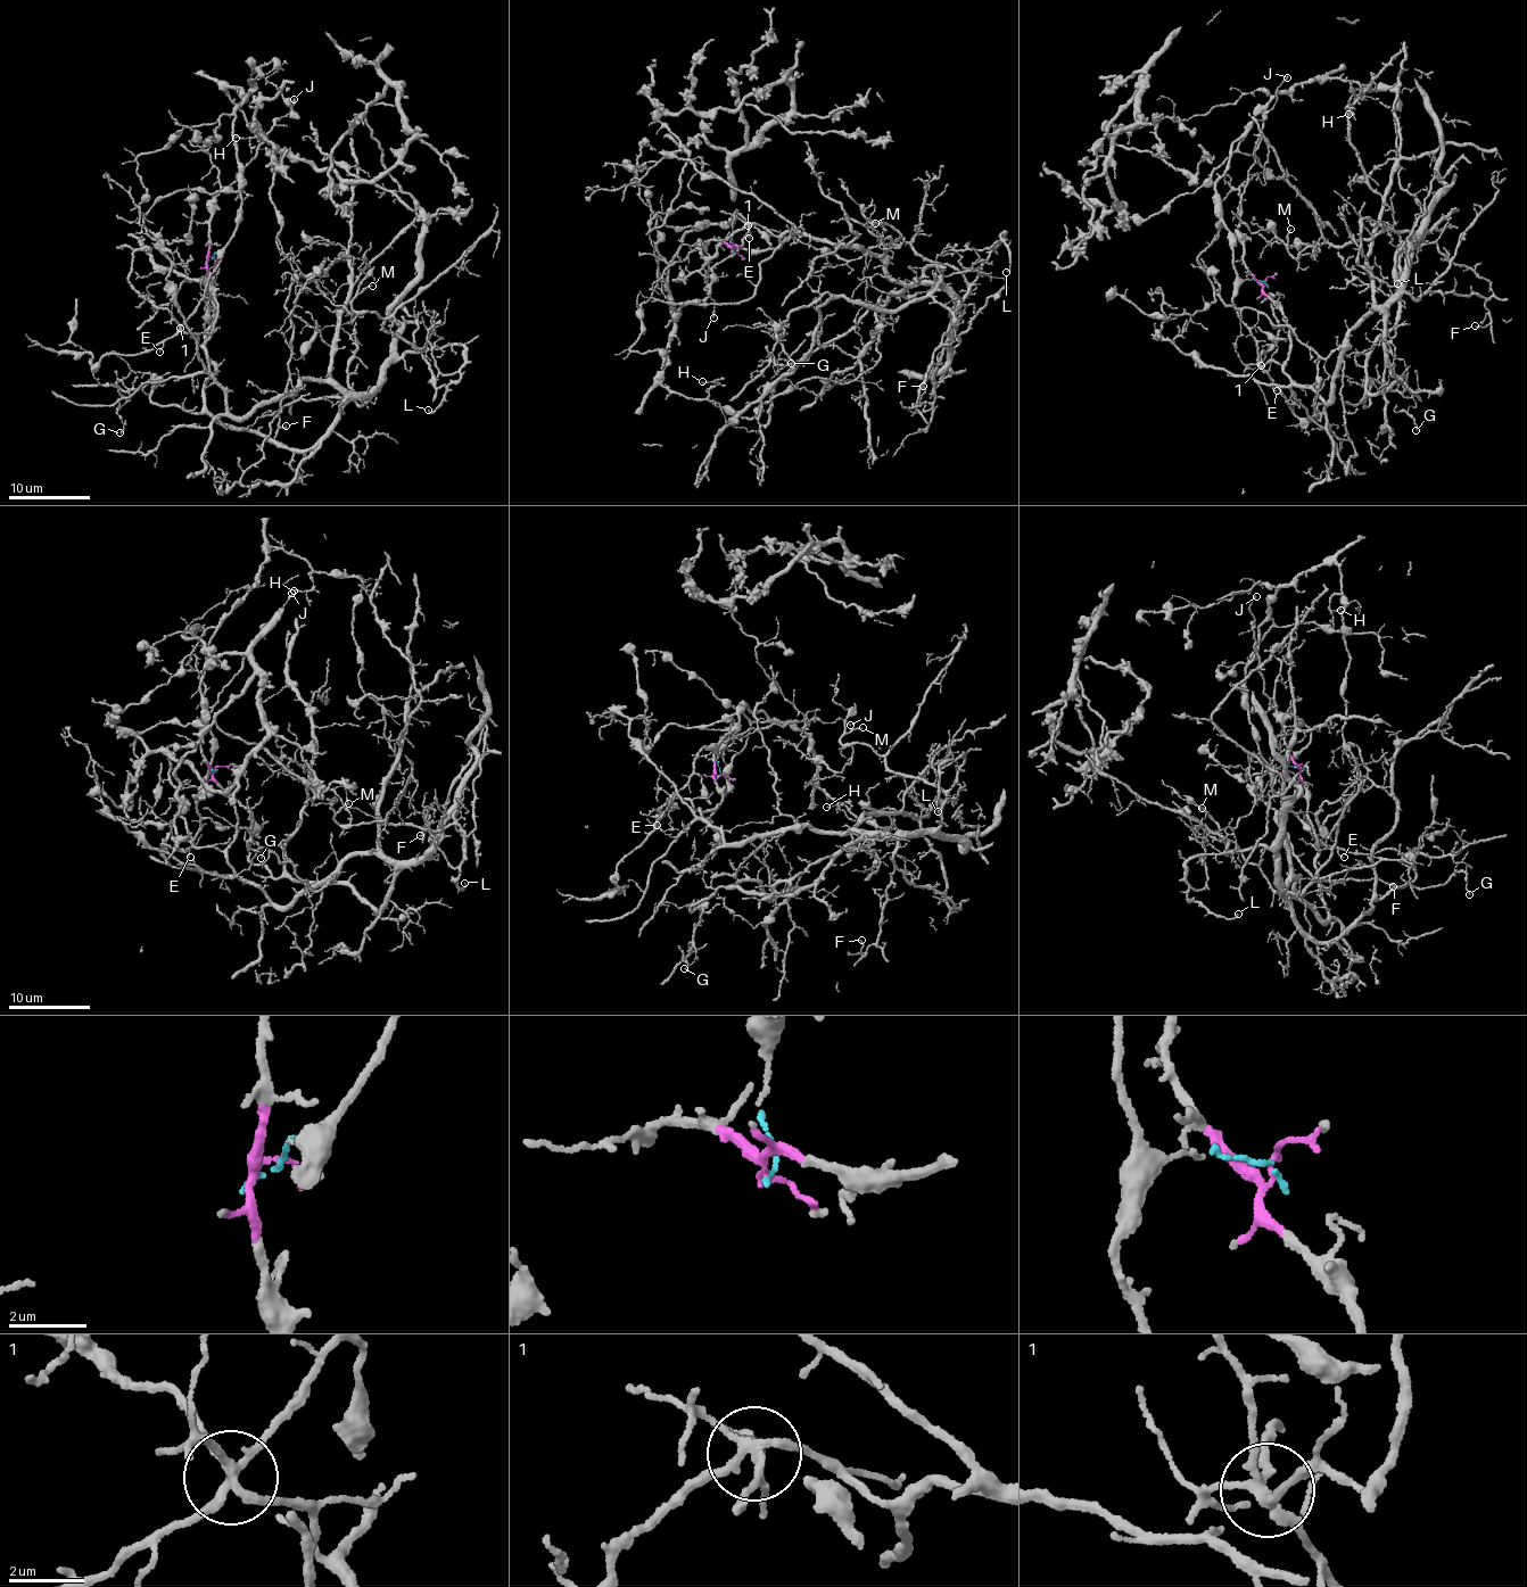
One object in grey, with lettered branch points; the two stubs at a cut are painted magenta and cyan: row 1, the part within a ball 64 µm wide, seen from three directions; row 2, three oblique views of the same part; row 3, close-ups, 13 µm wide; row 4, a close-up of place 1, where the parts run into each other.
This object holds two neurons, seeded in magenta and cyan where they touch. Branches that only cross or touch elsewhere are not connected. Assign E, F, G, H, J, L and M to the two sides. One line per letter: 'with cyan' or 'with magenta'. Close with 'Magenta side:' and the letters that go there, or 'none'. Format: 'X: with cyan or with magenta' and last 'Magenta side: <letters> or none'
E: with cyan
F: with magenta
G: with magenta
H: with cyan
J: with magenta
L: with magenta
M: with magenta
Magenta side: F, G, J, L, M

